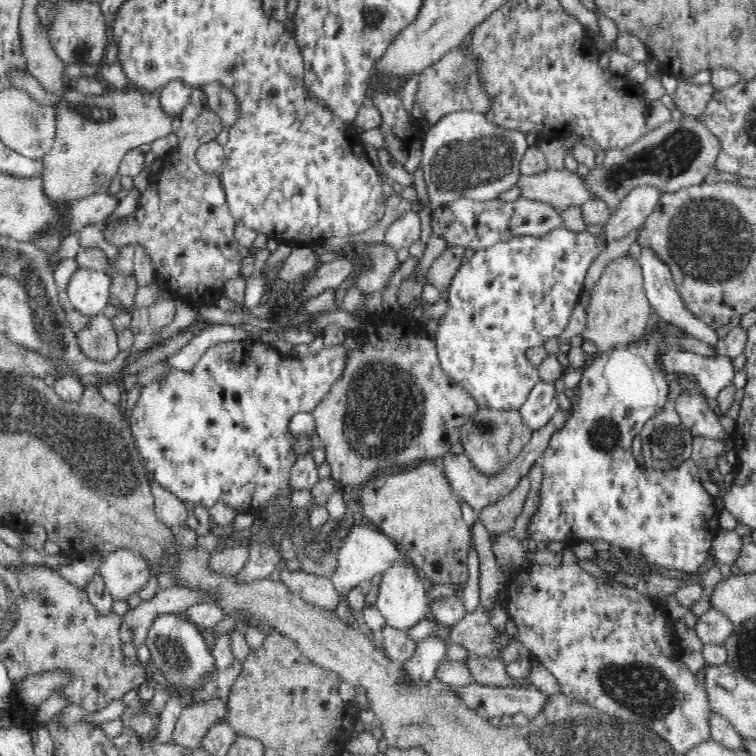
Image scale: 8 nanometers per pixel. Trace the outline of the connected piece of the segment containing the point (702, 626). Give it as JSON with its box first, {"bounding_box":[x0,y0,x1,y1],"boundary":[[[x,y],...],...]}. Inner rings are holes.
{"bounding_box":[695,609,735,646],"boundary":[[[708,609],[696,622],[695,631],[703,644],[722,646],[732,634],[735,625],[723,615],[722,611]]]}

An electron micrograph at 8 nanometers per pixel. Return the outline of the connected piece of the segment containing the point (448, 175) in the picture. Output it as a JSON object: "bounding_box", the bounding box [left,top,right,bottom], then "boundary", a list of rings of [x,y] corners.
{"bounding_box":[422,109,529,208],"boundary":[[[466,109],[444,113],[425,134],[422,151],[423,177],[432,208],[439,208],[442,204],[454,202],[458,198],[470,198],[480,202],[494,200],[502,192],[514,188],[520,178],[520,160],[529,147],[525,136],[523,132],[489,121],[482,113]]]}

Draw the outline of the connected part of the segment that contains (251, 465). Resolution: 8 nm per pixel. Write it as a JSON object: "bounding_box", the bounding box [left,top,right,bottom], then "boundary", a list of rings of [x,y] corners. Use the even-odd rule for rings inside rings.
{"bounding_box":[128,334,355,515],"boundary":[[[350,334],[346,340],[338,346],[332,348],[321,349],[316,354],[306,356],[295,360],[293,358],[281,356],[269,344],[256,344],[251,340],[241,342],[220,342],[216,346],[212,346],[206,350],[206,353],[200,358],[199,362],[194,366],[191,372],[180,371],[179,369],[170,369],[162,378],[150,382],[142,388],[140,399],[136,404],[136,408],[128,414],[128,424],[131,427],[131,433],[135,440],[135,446],[140,456],[143,458],[144,466],[147,475],[156,480],[163,488],[176,495],[183,503],[190,502],[195,506],[205,506],[210,509],[216,502],[223,502],[235,508],[239,513],[258,515],[264,506],[268,506],[270,502],[274,502],[274,498],[278,498],[278,494],[289,496],[291,493],[290,487],[290,472],[294,462],[298,460],[298,455],[292,453],[292,444],[294,444],[294,434],[288,429],[291,418],[298,413],[312,413],[315,405],[318,405],[324,397],[327,396],[327,391],[335,384],[342,368],[344,368],[344,360],[347,349],[350,349],[355,344],[355,338]]]}

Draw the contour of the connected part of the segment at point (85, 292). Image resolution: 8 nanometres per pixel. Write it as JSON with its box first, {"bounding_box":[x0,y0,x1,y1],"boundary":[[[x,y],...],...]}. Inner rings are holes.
{"bounding_box":[65,267,110,318],"boundary":[[[79,267],[65,289],[73,308],[93,318],[100,315],[108,304],[110,287],[108,272]]]}

